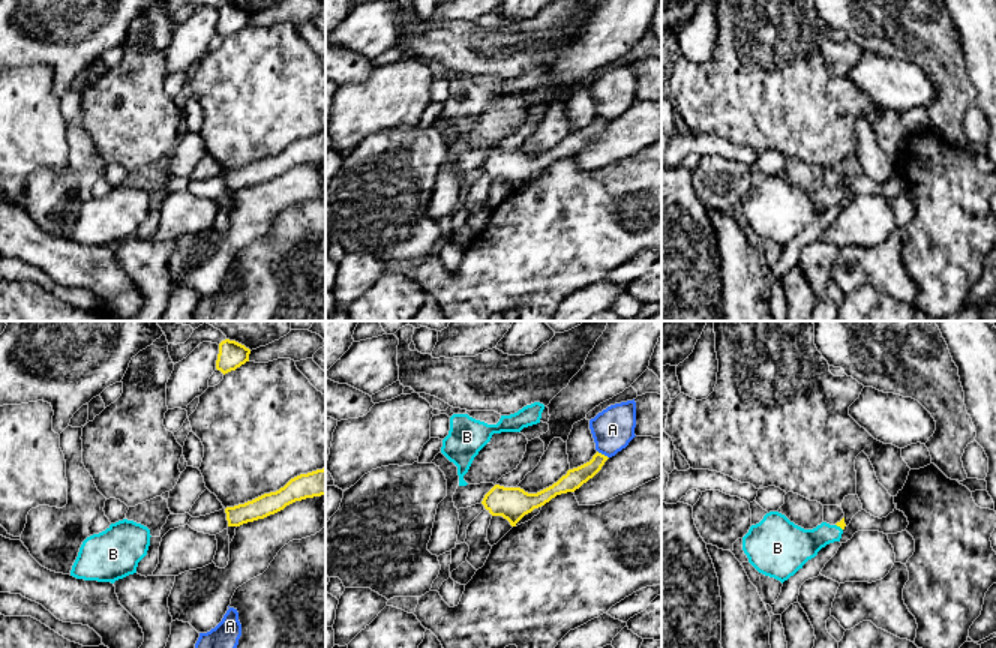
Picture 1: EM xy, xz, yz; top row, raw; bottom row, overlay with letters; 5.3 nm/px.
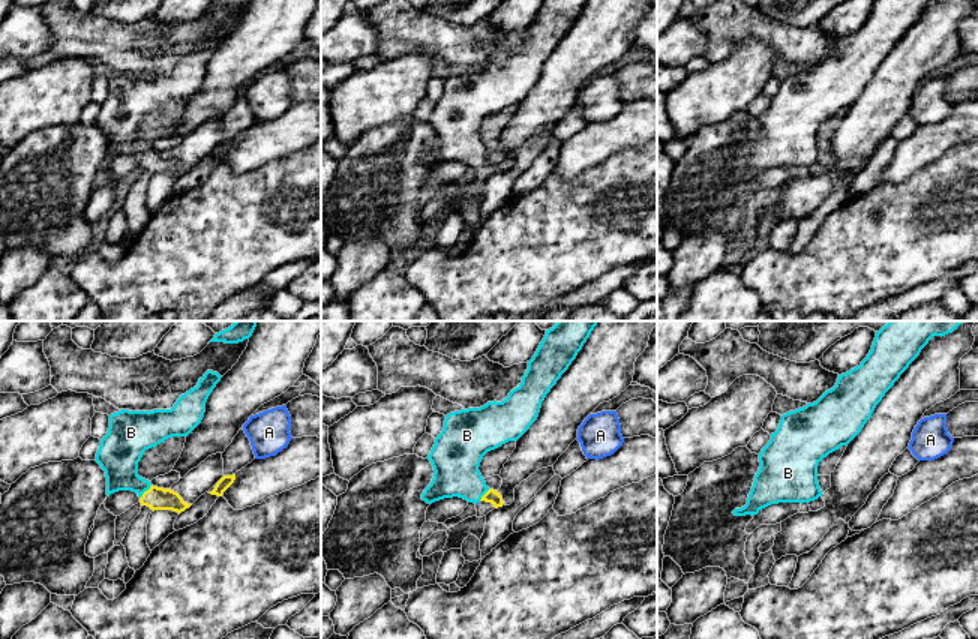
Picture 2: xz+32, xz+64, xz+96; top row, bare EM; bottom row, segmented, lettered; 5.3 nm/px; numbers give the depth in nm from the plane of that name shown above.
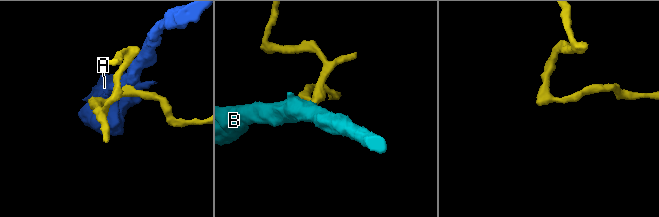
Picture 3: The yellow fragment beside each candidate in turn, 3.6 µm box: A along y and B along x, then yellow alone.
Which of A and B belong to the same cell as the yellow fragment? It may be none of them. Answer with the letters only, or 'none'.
B

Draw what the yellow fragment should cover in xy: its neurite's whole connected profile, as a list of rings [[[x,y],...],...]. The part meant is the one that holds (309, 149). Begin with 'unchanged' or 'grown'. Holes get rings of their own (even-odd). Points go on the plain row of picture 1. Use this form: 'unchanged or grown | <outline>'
unchanged | [[[326,132],[300,138],[276,156],[264,158],[244,168],[226,171],[228,190],[240,190],[248,186],[264,183],[296,165],[321,159],[326,159]]]

